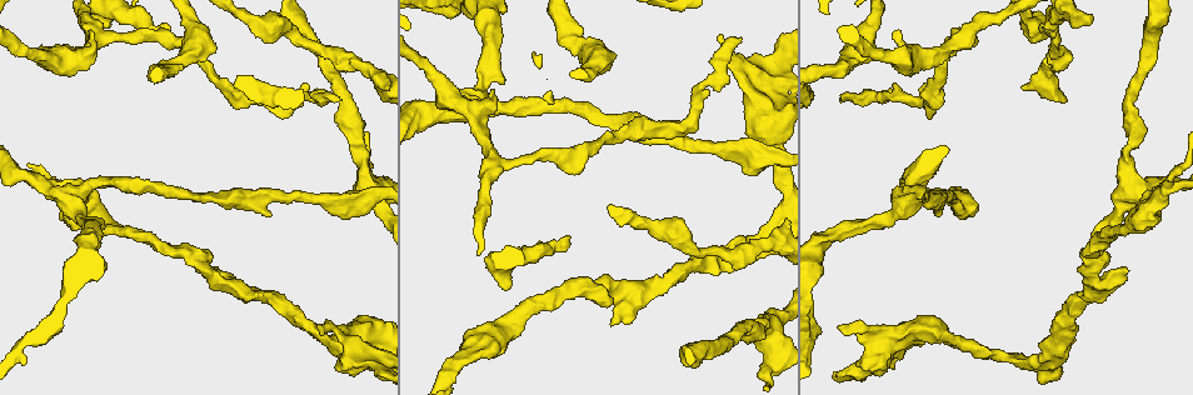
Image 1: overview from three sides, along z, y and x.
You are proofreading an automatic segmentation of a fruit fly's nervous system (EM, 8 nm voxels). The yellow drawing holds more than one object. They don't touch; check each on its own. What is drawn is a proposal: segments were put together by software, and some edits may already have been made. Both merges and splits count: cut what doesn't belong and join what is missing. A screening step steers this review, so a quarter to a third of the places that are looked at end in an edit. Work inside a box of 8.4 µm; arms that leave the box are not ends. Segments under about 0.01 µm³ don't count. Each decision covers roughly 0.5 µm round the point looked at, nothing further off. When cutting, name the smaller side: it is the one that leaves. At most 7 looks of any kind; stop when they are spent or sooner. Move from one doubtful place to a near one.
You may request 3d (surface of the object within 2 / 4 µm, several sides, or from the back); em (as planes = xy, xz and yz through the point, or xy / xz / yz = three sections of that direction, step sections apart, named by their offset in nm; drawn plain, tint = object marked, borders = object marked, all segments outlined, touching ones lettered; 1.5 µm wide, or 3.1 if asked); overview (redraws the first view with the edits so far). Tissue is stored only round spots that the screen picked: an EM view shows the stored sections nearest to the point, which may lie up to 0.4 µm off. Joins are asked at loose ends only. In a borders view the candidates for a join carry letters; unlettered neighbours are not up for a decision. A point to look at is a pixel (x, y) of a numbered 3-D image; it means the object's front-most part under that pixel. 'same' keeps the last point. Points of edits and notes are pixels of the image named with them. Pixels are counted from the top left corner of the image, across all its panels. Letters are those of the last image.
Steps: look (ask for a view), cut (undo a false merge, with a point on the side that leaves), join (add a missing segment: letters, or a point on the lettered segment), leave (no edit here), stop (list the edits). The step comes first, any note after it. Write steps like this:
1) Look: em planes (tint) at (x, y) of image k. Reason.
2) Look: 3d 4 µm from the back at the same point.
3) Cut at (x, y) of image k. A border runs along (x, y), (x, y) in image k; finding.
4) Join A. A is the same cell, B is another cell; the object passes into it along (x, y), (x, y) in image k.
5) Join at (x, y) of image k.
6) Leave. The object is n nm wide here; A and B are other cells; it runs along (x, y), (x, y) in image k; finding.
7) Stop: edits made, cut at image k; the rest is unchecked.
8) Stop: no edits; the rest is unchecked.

Look: 3d 4 µm at (493, 90) of image 1. Branch stops here.

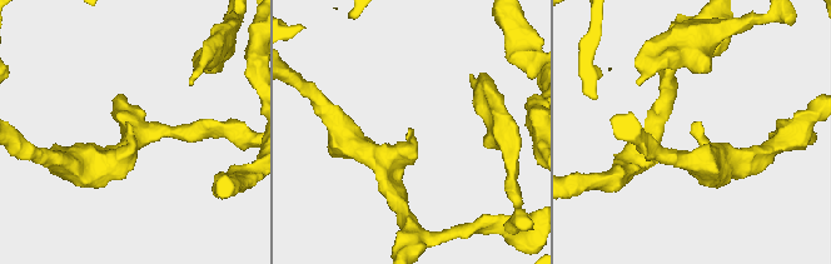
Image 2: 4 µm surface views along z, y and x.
Look: em xy step 8 (tint) at (126, 121) of image 2. Now the EM.

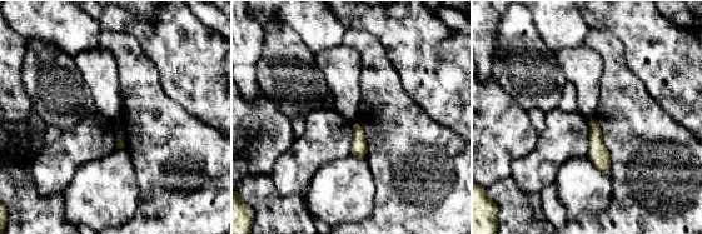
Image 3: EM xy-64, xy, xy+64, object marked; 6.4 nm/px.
Look: em planes (borders) at the same point. Cut it another way.

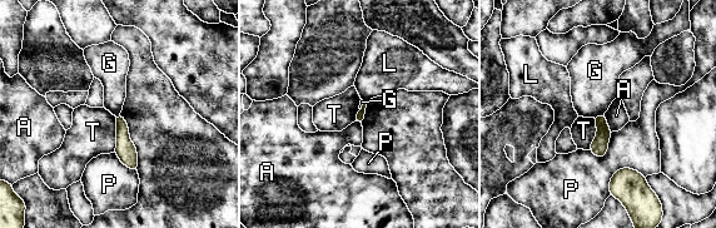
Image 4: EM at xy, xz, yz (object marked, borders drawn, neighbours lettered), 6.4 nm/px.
Leave. A, G, L, P and T are other cells; none of them fits.

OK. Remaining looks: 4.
Look: em planes (borders) at (570, 238) of image 1. An open end.

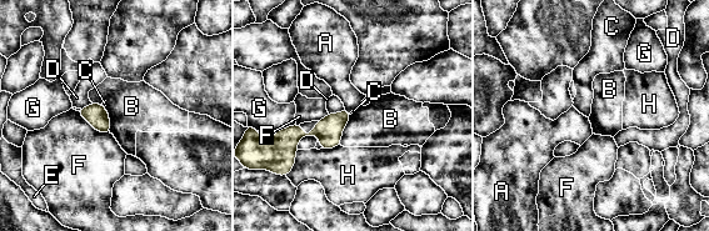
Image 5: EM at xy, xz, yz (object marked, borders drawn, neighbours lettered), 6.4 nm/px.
Leave. A, B, C, D, E, F, G and H are other cells; none of them fits.

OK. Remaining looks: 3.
Look: em planes (borders) at (483, 357) of image 1. Free end.

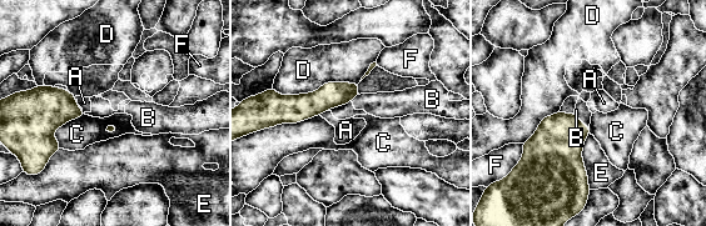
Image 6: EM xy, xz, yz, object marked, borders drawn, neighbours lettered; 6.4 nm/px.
Leave. A, B, C, D, E and F are other cells; a border runs along (326, 110), (319, 114) in image 6; no lettered segment goes on from it.

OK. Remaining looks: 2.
Stop: no edits; the rest is unchecked.

